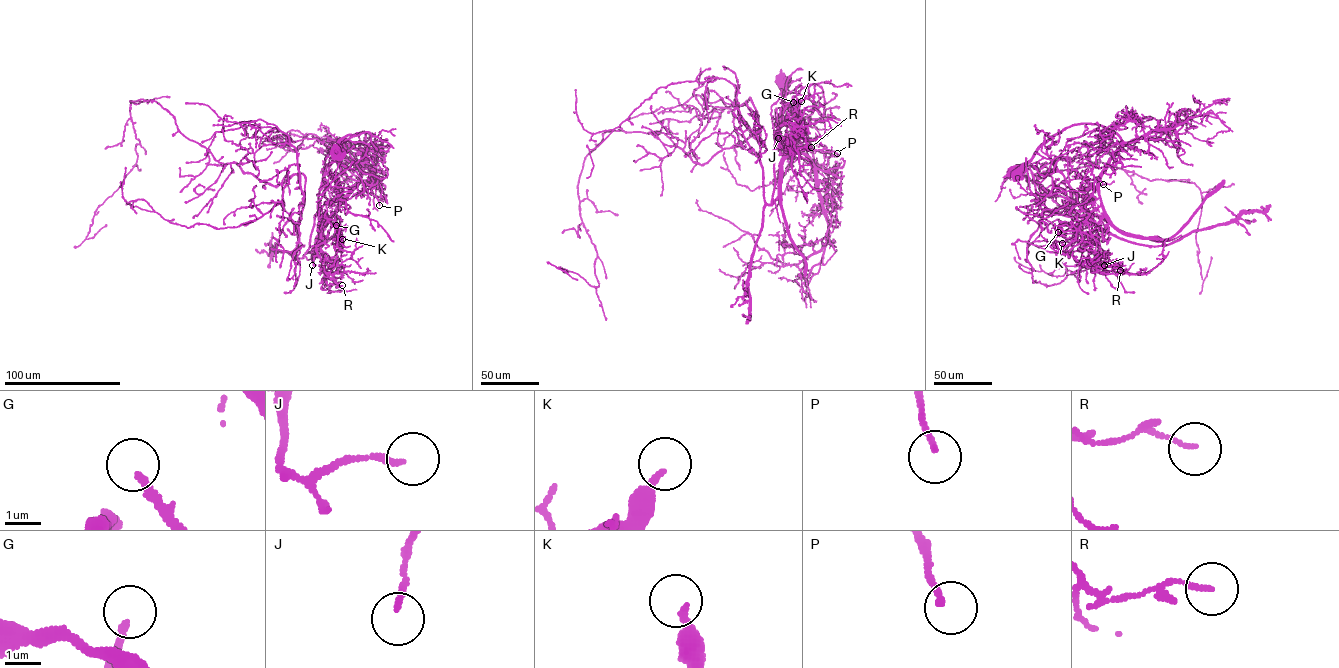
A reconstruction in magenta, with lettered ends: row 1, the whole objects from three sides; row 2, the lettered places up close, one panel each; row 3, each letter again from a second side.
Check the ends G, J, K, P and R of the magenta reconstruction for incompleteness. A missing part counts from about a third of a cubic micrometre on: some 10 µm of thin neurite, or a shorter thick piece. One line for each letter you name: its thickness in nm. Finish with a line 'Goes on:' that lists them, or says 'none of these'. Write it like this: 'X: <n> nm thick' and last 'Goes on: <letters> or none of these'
G: 200 nm thick
Goes on: G

